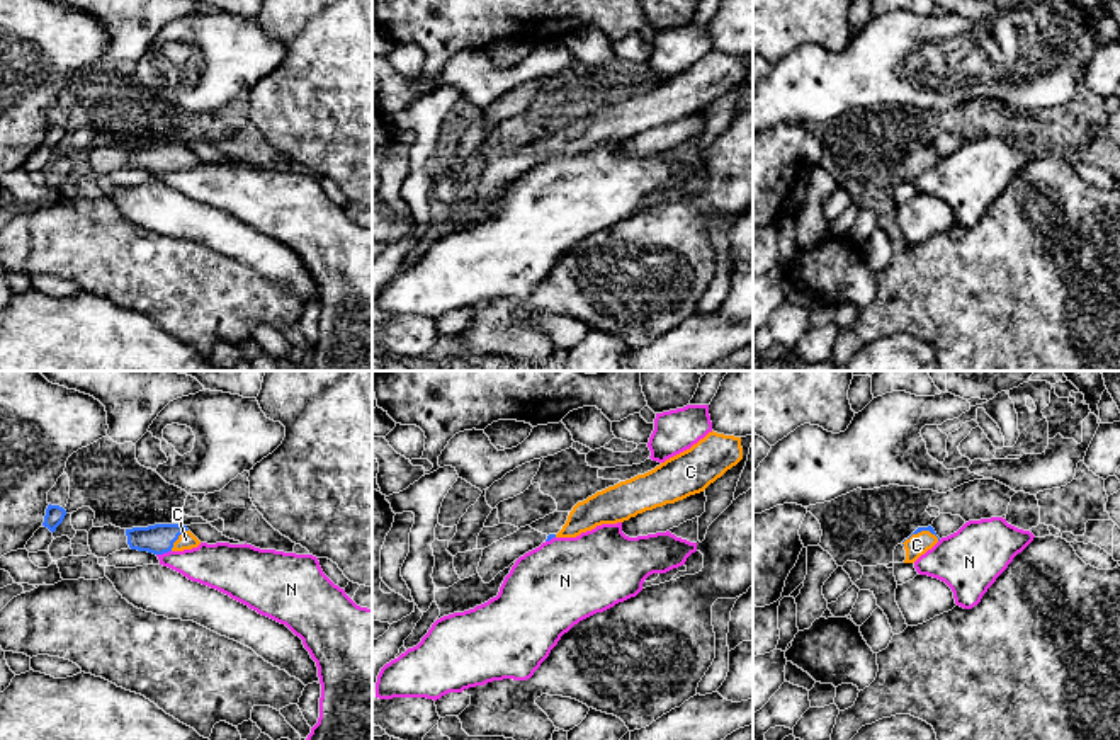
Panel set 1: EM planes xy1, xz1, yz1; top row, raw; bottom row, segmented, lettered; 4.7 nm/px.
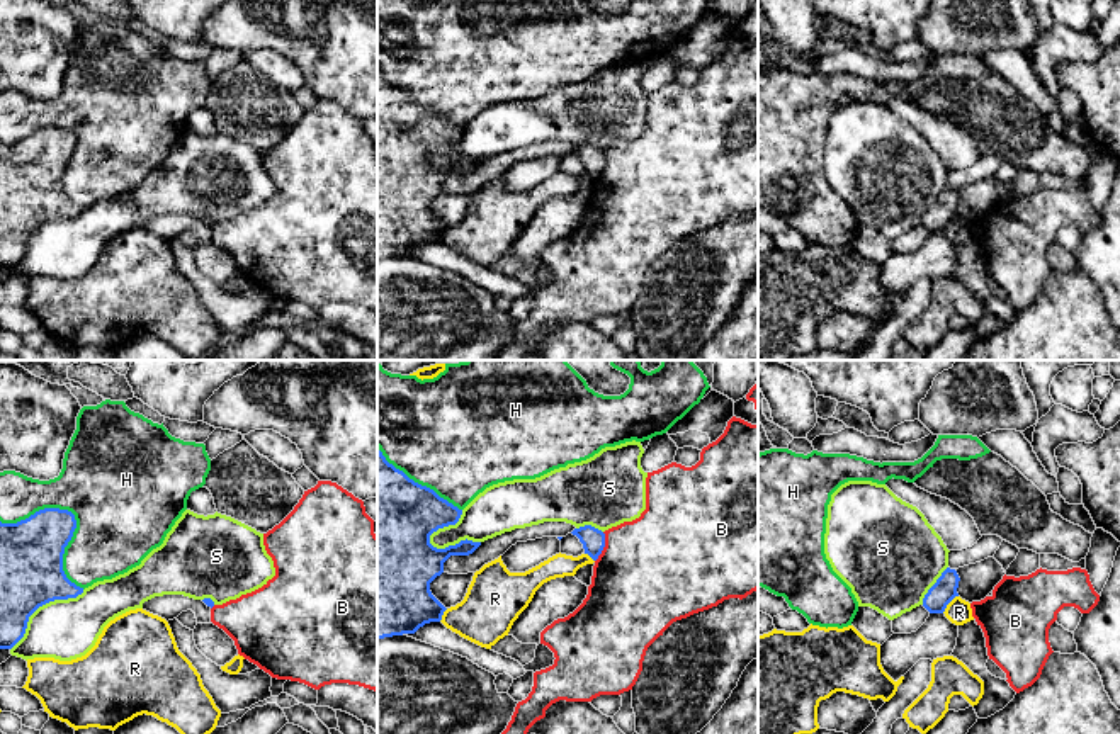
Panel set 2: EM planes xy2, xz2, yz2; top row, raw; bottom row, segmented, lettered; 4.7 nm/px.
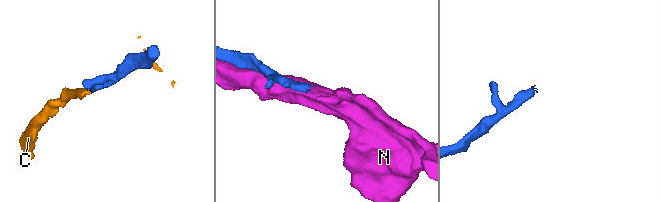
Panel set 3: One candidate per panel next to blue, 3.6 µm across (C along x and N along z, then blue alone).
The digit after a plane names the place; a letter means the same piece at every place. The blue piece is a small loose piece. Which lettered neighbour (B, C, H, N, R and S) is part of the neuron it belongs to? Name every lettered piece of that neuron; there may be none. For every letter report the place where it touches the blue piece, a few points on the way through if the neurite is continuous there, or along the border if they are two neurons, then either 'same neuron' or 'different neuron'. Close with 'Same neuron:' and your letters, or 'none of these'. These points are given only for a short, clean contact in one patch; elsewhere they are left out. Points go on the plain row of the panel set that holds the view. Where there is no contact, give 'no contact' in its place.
B: xz2 (604, 165) | along xz2 (604, 152), (604, 169), (595, 180) | different neuron
C: xy1 (177, 157) | across xy1 (158, 157), (177, 157), (186, 159) | same neuron
H: xy2 (73, 138) | different neuron
N: xy1 (164, 170) | different neuron
R: yz2 (949, 221) | different neuron
S: xz2 (452, 165) | different neuron
Same neuron: C

